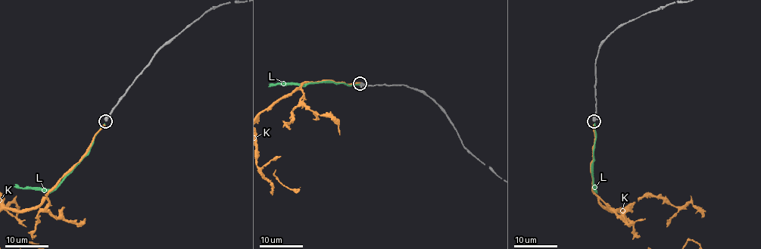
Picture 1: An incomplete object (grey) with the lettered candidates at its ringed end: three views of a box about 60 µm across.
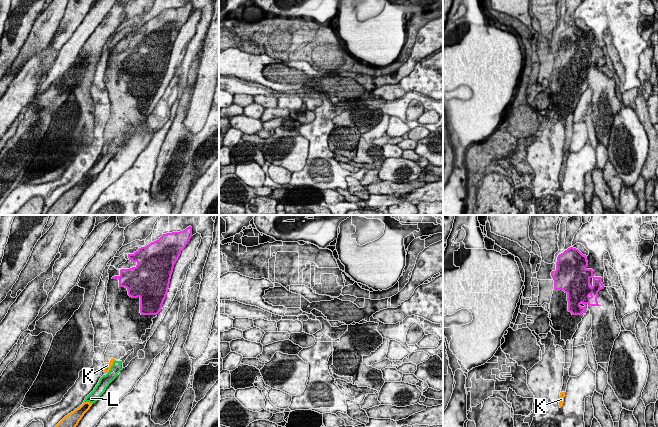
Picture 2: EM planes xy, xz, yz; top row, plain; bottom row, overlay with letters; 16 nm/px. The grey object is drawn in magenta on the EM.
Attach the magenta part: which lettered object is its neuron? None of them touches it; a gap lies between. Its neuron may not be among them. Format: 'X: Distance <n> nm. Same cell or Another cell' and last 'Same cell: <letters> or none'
K: Distance 850 nm. Same cell
L: Distance 800 nm. Another cell
Same cell: K

